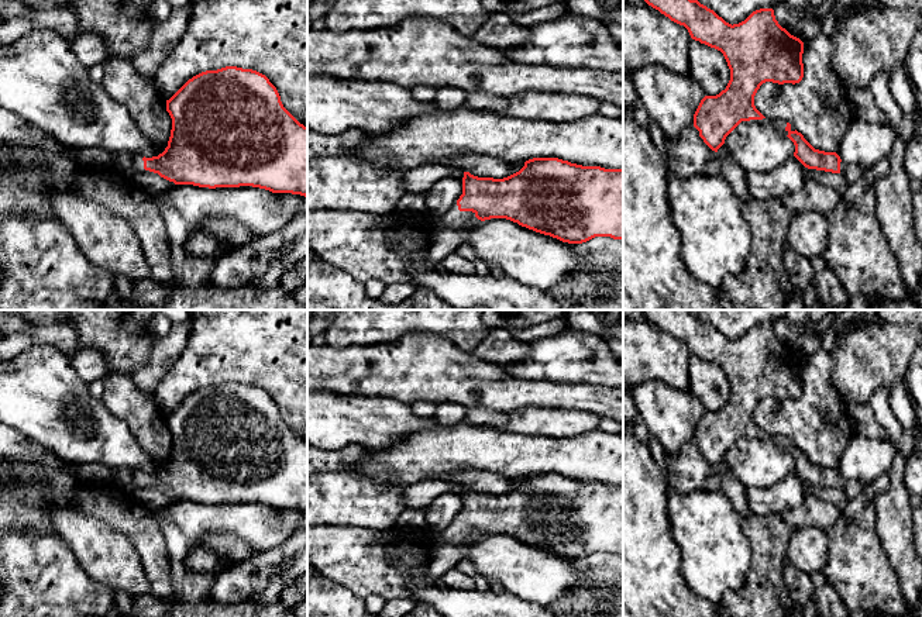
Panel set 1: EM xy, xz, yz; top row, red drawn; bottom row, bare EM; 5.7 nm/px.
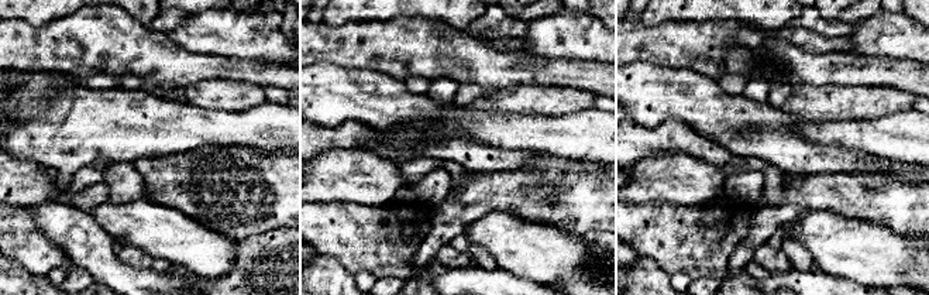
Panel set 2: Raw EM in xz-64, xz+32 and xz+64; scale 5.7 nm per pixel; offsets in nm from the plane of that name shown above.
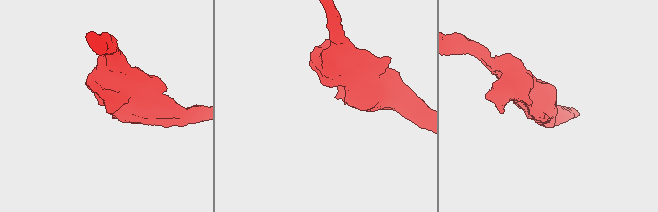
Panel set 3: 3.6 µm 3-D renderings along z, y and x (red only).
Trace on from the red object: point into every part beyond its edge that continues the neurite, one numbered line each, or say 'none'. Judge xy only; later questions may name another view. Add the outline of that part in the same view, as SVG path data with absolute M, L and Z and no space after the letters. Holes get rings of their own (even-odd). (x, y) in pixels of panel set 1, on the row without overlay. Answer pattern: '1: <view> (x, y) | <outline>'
1: xy (137, 479) | M137 472L137 473L133 476L133 485L134 485L135 489L149 487L149 486L145 486L145 485L144 485L142 472Z

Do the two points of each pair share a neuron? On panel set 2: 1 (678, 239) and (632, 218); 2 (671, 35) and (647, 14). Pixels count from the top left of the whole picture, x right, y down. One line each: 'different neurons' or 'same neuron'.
1: same neuron
2: different neurons

